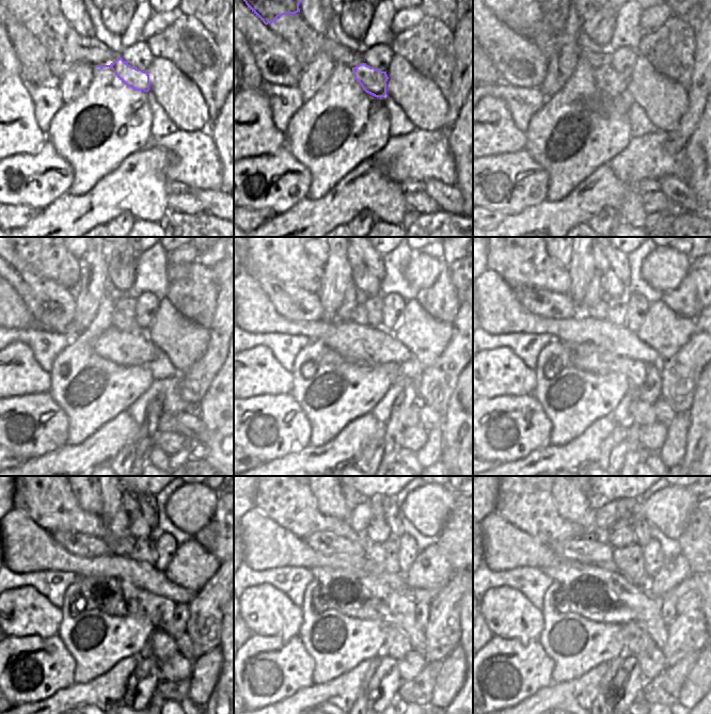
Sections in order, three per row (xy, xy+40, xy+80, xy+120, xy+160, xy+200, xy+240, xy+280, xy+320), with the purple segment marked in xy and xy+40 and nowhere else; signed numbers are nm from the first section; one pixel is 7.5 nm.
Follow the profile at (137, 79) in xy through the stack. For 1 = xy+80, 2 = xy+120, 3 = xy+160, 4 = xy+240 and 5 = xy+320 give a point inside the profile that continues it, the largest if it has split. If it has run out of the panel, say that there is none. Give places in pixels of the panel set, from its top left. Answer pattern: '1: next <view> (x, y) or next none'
1: next xy+80 (607, 81)
2: next xy+120 (123, 320)
3: next xy+160 (359, 315)
4: next xy+240 (46, 497)
5: next xy+320 (534, 511)

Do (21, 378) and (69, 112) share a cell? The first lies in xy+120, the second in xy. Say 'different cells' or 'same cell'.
different cells

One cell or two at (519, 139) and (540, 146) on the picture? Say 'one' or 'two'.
two

